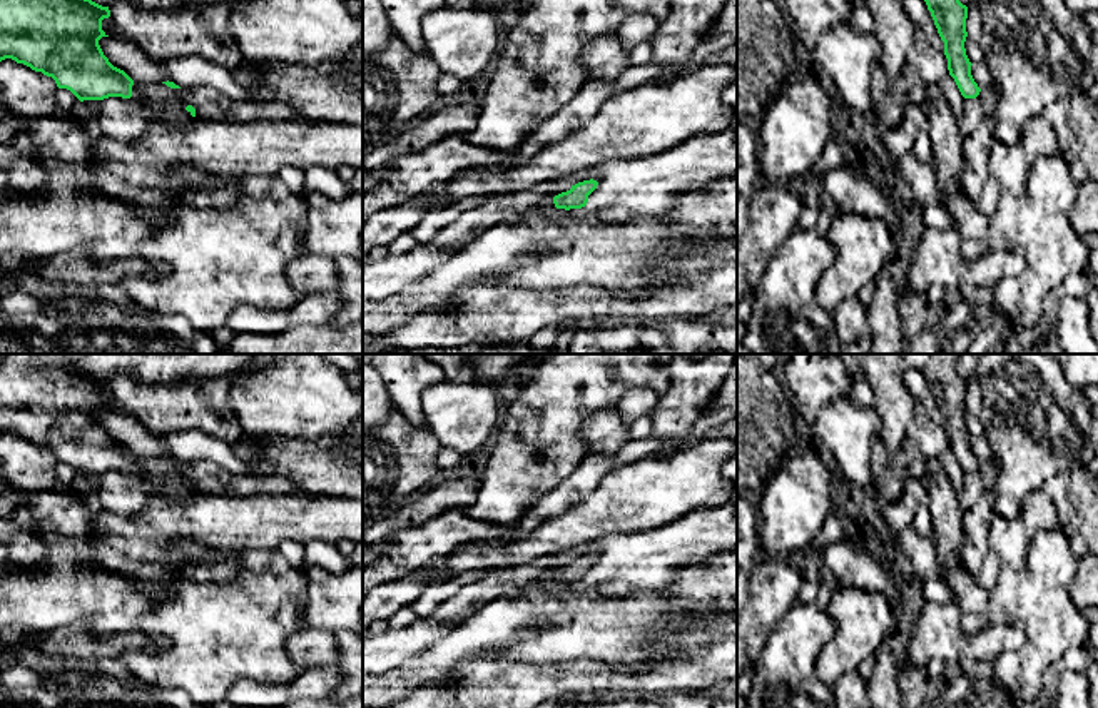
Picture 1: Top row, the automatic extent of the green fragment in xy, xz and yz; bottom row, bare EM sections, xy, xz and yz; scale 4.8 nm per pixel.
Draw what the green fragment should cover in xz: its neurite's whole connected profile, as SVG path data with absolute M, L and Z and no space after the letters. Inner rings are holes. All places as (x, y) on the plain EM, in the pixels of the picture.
M590 553L572 559L570 564L562 566L553 571L553 578L557 583L582 583L588 576L588 569L597 563L598 556Z

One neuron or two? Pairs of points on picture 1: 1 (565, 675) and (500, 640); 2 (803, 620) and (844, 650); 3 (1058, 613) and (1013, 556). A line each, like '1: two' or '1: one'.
1: two
2: two
3: two

